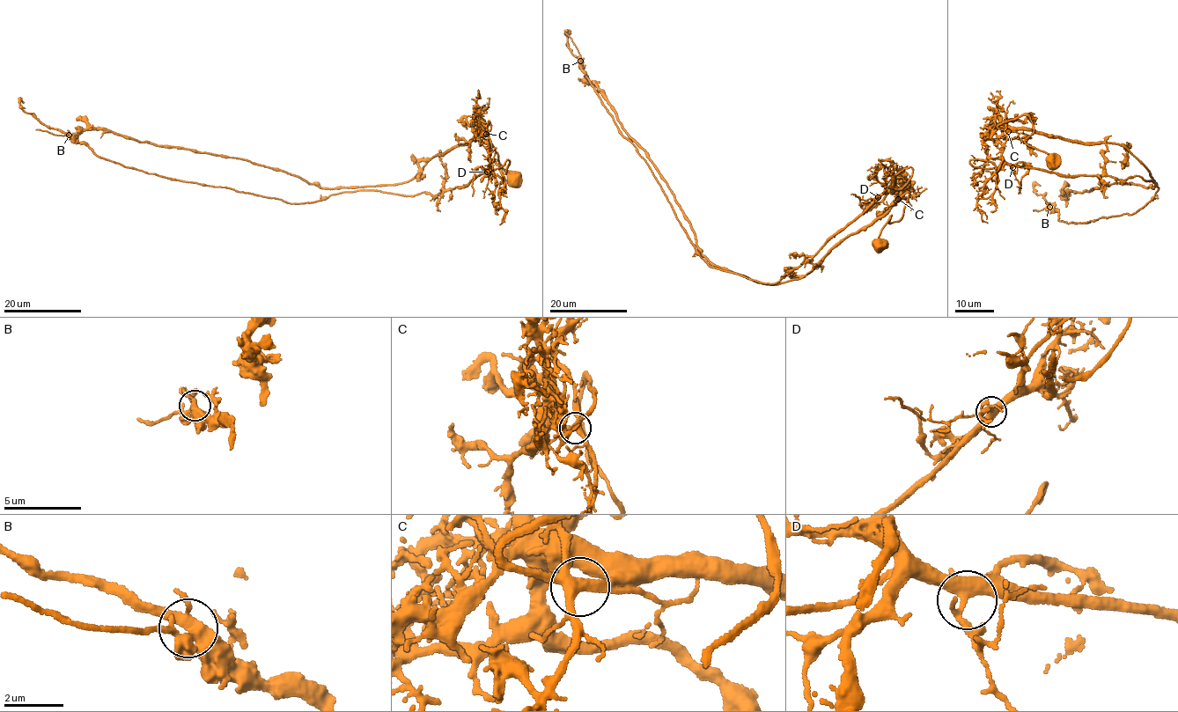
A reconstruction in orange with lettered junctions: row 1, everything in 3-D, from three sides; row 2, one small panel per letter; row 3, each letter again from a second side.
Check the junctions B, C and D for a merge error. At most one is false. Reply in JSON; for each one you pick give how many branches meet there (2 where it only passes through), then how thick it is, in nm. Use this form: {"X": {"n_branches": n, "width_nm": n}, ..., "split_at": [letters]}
{"C": {"n_branches": 4, "width_nm": 320}, "split_at": ["C"]}

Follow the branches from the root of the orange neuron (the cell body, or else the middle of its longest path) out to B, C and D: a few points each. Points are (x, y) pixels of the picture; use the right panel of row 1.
B: (1053, 159), (1025, 143), (1027, 115), (997, 127), (1104, 143), (1106, 173), (1159, 187), (1090, 223), (1049, 207)
C: (1053, 159), (1025, 143), (1026, 137), (1034, 131), (1027, 115), (1020, 115), (997, 127), (1007, 131)
D: (1053, 159), (1025, 143), (1034, 125), (1027, 115), (1020, 115), (997, 127), (1007, 137), (1002, 159), (1012, 167)

